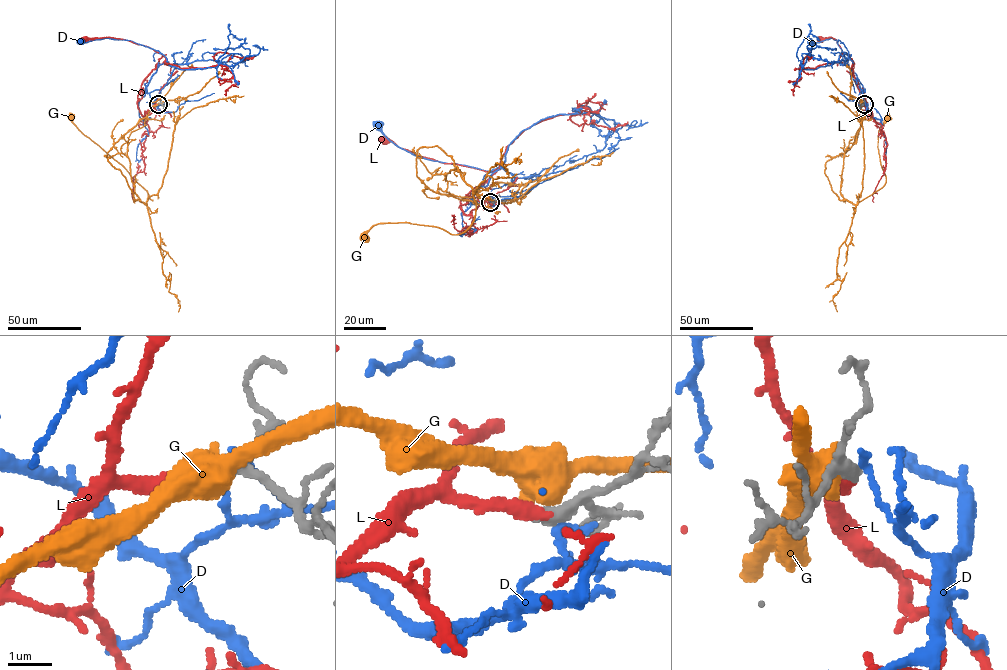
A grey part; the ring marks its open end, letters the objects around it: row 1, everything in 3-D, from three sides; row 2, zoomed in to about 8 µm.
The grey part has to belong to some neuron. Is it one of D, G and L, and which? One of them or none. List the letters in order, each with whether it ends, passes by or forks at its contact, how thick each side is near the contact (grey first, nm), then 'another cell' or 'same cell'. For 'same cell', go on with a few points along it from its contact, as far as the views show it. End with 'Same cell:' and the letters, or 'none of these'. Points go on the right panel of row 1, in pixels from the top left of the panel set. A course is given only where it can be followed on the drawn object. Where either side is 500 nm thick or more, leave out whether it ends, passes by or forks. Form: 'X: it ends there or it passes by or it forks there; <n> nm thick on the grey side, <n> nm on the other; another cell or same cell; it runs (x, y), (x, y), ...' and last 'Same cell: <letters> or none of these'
D: it ends there; 280 nm thick on the grey side, 170 nm on the other; another cell
G: 280 nm thick on the grey side, 500 nm on the other; another cell
L: it ends there; 260 nm thick on the grey side, 320 nm on the other; same cell; it runs (864, 103), (872, 116), (853, 70), (839, 60), (842, 51), (836, 40), (831, 37), (820, 38)
Same cell: L

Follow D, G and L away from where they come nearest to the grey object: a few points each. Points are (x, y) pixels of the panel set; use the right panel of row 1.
D: (864, 103), (867, 106), (852, 70), (838, 61), (842, 50), (837, 41), (830, 38), (810, 42)
G: (863, 103), (856, 140), (825, 165), (825, 175), (840, 200), (856, 204), (884, 185), (878, 131), (888, 118)
L: (864, 103), (872, 116), (853, 70), (839, 60), (842, 51), (836, 40), (831, 37), (820, 38)

